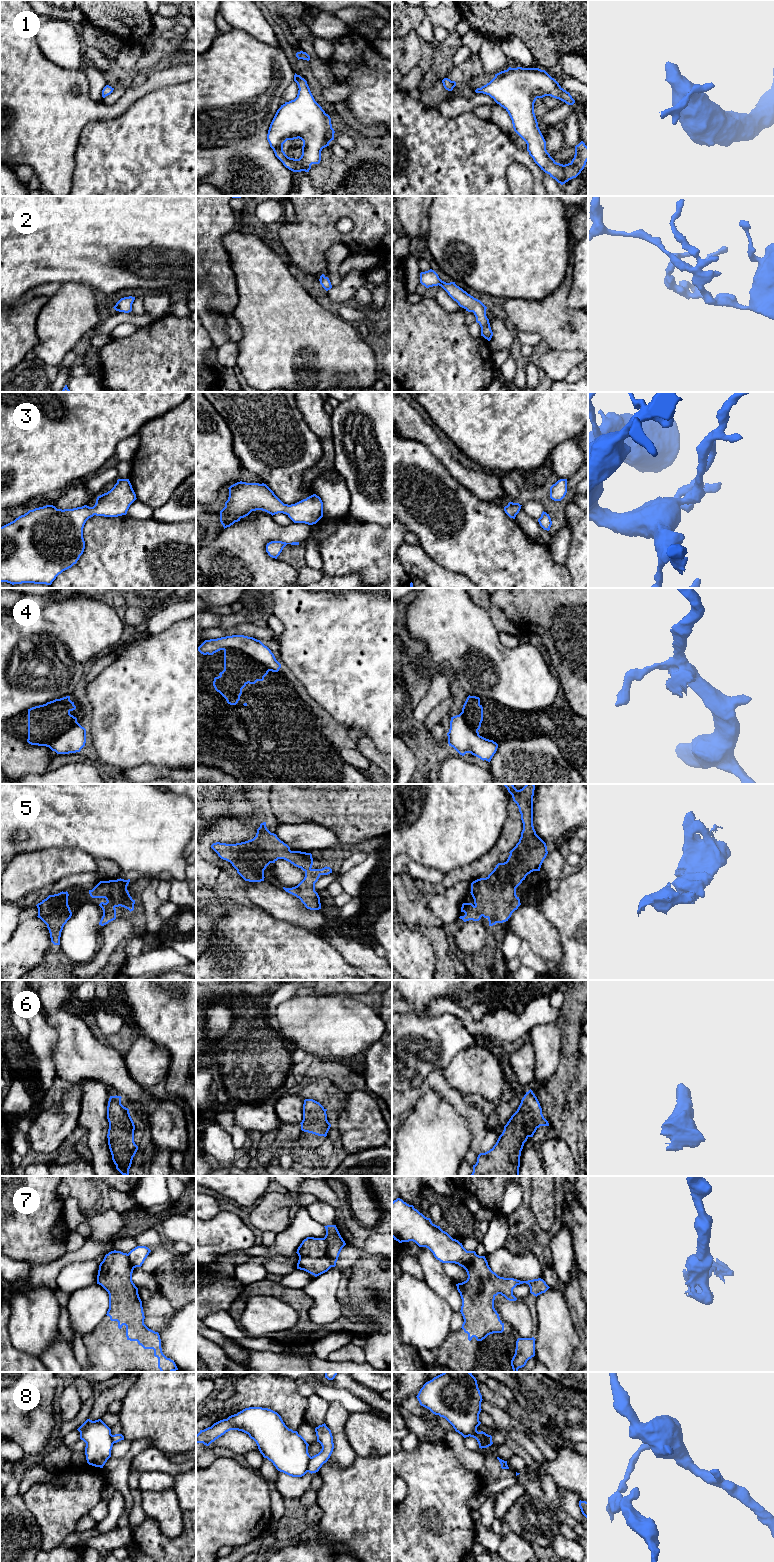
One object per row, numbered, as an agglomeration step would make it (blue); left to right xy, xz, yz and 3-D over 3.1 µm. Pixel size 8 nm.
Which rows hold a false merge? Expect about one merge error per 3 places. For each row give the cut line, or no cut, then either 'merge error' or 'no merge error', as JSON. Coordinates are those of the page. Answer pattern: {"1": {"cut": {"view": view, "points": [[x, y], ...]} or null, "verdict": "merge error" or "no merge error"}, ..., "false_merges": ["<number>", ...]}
{"1": {"cut": null, "verdict": "no merge error"}, "2": {"cut": null, "verdict": "no merge error"}, "3": {"cut": null, "verdict": "no merge error"}, "4": {"cut": {"view": "xz", "points": [[223, 649], [242, 650], [270, 670]]}, "verdict": "merge error"}, "5": {"cut": null, "verdict": "no merge error"}, "6": {"cut": null, "verdict": "no merge error"}, "7": {"cut": {"view": "xz", "points": [[322, 1238], [326, 1243], [326, 1255], [332, 1266]]}, "verdict": "merge error"}, "8": {"cut": {"view": "xz", "points": [[311, 1457], [307, 1471]]}, "verdict": "merge error"}, "false_merges": ["4", "7", "8"]}

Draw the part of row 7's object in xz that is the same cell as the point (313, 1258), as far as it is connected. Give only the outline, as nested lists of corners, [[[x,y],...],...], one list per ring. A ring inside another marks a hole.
[[[307,1237],[297,1249],[299,1260],[297,1269],[315,1277],[327,1272],[332,1264],[326,1253],[327,1243],[323,1238]]]

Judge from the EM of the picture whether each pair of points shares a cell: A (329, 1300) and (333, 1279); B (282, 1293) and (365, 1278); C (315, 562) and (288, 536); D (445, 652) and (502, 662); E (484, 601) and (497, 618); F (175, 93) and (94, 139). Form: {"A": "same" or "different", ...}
{"A": "same", "B": "same", "C": "different", "D": "same", "E": "same", "F": "same"}

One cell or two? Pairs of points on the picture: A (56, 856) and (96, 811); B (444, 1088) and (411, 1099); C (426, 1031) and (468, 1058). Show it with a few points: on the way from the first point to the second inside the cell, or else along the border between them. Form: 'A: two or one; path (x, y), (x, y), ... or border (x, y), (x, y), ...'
A: two; border (40, 849), (80, 848), (86, 852)
B: one; path (436, 1086), (425, 1086), (419, 1091)
C: two; border (474, 1043), (461, 1050), (443, 1069)

